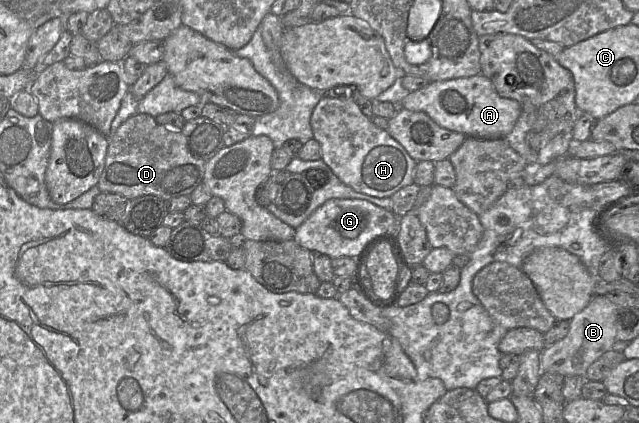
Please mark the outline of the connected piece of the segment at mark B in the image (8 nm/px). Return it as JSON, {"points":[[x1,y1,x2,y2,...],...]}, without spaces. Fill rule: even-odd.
{"points":[[594,295,589,304,569,321,567,335,545,346,540,352,539,376,557,373,563,377,585,376,588,367,605,352,612,350,616,339,616,316,620,308,604,296]]}

